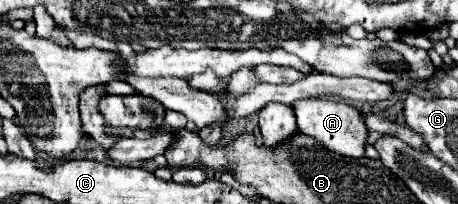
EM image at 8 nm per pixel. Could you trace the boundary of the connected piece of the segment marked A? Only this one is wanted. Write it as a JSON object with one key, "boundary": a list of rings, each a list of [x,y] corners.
{"boundary":[[[303,99],[303,101],[295,101],[293,109],[297,115],[299,131],[317,139],[319,145],[323,145],[325,149],[345,157],[365,155],[365,143],[367,143],[369,131],[365,129],[365,121],[361,121],[363,115],[351,105],[345,105],[343,101],[333,101],[333,99]]]}

